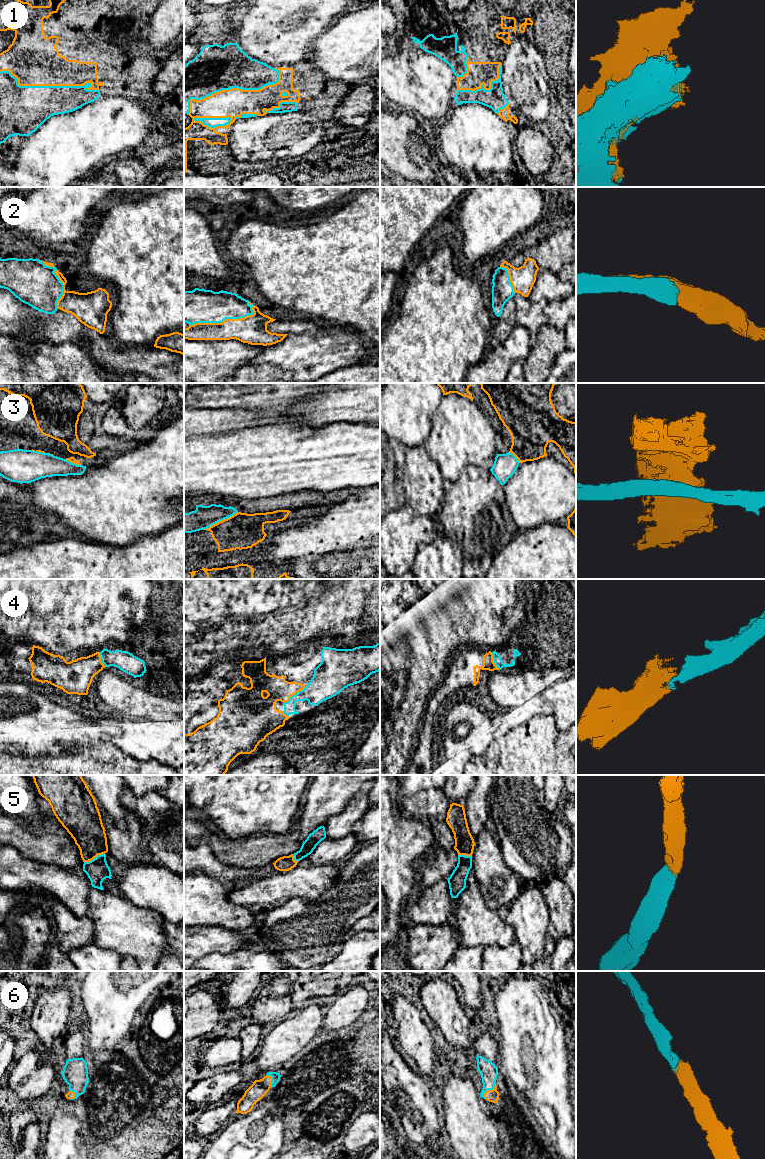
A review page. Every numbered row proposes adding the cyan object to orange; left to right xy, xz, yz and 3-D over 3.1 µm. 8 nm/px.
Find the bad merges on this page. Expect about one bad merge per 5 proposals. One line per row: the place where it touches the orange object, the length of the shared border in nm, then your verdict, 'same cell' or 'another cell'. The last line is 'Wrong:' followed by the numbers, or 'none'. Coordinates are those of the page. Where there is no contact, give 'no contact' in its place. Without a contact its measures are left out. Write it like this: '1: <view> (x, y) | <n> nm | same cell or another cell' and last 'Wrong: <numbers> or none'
1: xy (50, 85) | 800 nm | same cell
2: xz (225, 319) | 550 nm | same cell
3: xz (220, 521) | 320 nm | another cell
4: xz (294, 694) | 240 nm | same cell
5: xy (94, 857) | 180 nm | same cell
6: yz (488, 1090) | 150 nm | same cell
Wrong: 3

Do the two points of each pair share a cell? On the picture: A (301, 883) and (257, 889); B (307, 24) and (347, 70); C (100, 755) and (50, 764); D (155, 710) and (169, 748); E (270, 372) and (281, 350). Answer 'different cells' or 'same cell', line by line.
A: same cell
B: different cells
C: same cell
D: different cells
E: different cells

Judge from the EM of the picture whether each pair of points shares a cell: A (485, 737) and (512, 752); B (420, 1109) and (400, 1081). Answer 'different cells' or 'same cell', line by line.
A: different cells
B: same cell

